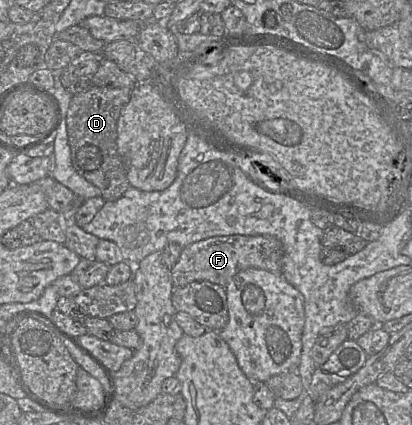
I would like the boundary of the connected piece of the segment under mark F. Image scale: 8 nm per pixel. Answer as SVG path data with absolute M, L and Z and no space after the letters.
M229 235L211 237L182 249L179 260L170 270L172 283L176 288L196 281L208 281L225 288L235 274L248 268L282 274L283 256L282 243L272 236Z

